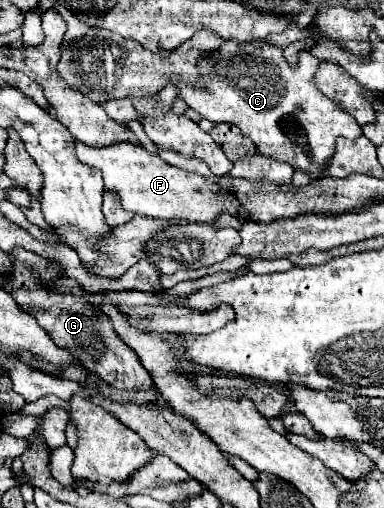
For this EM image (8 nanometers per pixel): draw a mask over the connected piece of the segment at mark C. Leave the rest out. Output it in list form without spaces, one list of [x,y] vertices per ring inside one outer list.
[[[232,40],[218,52],[202,58],[198,66],[212,92],[188,88],[188,84],[174,76],[172,82],[182,90],[182,100],[214,124],[226,122],[238,126],[264,156],[286,162],[294,170],[308,172],[312,180],[324,178],[338,136],[350,140],[360,136],[356,120],[352,120],[348,112],[342,112],[342,108],[336,108],[336,104],[308,80],[306,70],[302,70],[302,54],[298,68],[288,68],[278,46],[252,48]]]

